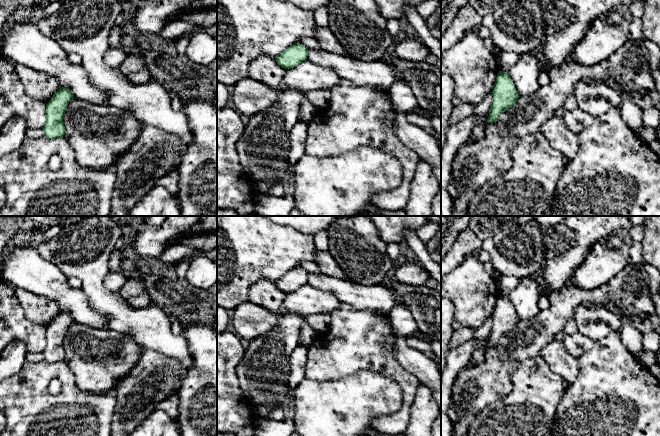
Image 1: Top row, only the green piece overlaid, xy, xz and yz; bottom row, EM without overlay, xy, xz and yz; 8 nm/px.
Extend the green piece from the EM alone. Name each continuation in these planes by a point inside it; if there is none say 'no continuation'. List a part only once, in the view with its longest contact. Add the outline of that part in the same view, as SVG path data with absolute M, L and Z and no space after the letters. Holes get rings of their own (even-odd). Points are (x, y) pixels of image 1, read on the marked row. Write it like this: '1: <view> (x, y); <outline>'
no continuation

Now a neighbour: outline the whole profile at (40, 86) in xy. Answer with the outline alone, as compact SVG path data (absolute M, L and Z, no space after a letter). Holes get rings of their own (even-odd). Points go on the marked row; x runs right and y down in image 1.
M15 63L14 69L23 84L25 92L33 99L48 103L58 91L60 84L56 77Z

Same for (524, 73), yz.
M531 52L521 53L520 59L508 71L519 96L531 96L541 87L539 72L535 56Z

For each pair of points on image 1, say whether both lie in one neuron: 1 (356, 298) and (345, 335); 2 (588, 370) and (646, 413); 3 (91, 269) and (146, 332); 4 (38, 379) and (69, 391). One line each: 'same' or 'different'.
1: different
2: same
3: same
4: same

